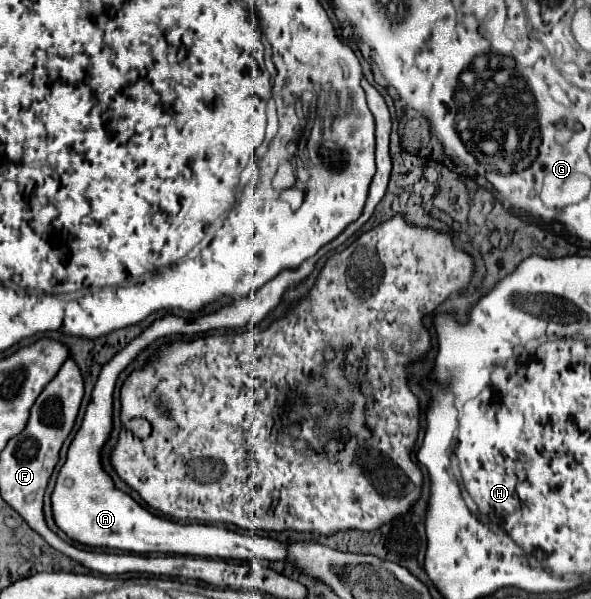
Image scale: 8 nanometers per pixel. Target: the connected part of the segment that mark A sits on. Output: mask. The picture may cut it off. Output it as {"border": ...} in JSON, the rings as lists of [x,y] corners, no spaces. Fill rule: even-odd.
{"border":[[[365,79],[361,81],[361,87],[365,89],[367,95],[367,105],[375,117],[377,123],[377,173],[369,185],[369,195],[365,201],[365,209],[361,213],[361,217],[357,221],[353,221],[337,239],[333,239],[333,243],[327,243],[325,247],[321,247],[317,251],[317,255],[305,259],[297,269],[283,269],[277,277],[273,277],[269,283],[265,283],[259,291],[253,291],[253,295],[241,297],[209,315],[201,315],[193,321],[185,321],[183,317],[177,315],[165,315],[157,321],[153,321],[147,329],[143,329],[141,335],[137,335],[129,345],[125,345],[109,363],[105,363],[105,367],[101,369],[101,375],[95,383],[93,395],[91,395],[91,403],[87,405],[85,411],[85,419],[81,423],[81,429],[77,431],[69,451],[67,451],[67,461],[61,467],[61,473],[57,477],[53,495],[51,495],[51,511],[53,511],[53,519],[55,525],[67,533],[73,541],[89,545],[89,547],[105,547],[105,549],[121,550],[123,552],[132,553],[177,553],[177,555],[199,555],[199,557],[219,557],[219,559],[249,561],[251,559],[267,559],[267,561],[287,561],[289,559],[289,551],[285,543],[279,543],[277,539],[269,539],[269,537],[259,537],[259,535],[241,535],[237,531],[225,529],[225,527],[217,527],[204,523],[187,523],[181,524],[171,519],[161,519],[151,515],[147,509],[143,509],[133,497],[129,497],[127,493],[121,493],[115,489],[111,477],[103,471],[101,467],[101,459],[99,459],[99,451],[105,445],[105,441],[109,439],[109,433],[113,429],[113,421],[111,421],[111,401],[113,401],[113,389],[115,389],[115,381],[117,375],[135,359],[135,355],[139,351],[143,351],[149,343],[153,343],[159,337],[167,337],[167,335],[197,335],[203,331],[211,331],[211,329],[239,329],[239,327],[247,327],[251,323],[261,321],[273,307],[279,305],[283,293],[287,291],[287,287],[291,283],[299,283],[303,281],[315,267],[317,259],[333,249],[337,249],[341,243],[345,243],[355,231],[359,231],[363,227],[363,223],[371,217],[375,205],[383,199],[387,183],[389,183],[389,175],[391,175],[391,157],[389,157],[389,133],[391,133],[391,115],[389,109],[385,105],[385,99],[379,95],[379,91],[369,85]]]}

